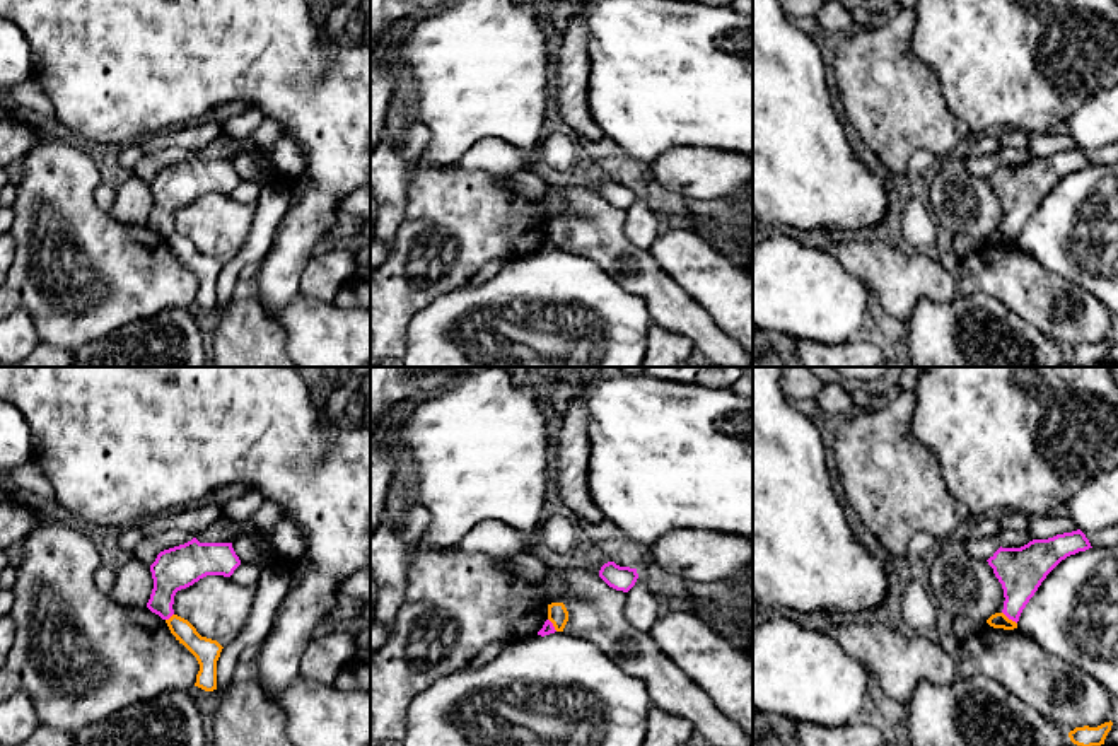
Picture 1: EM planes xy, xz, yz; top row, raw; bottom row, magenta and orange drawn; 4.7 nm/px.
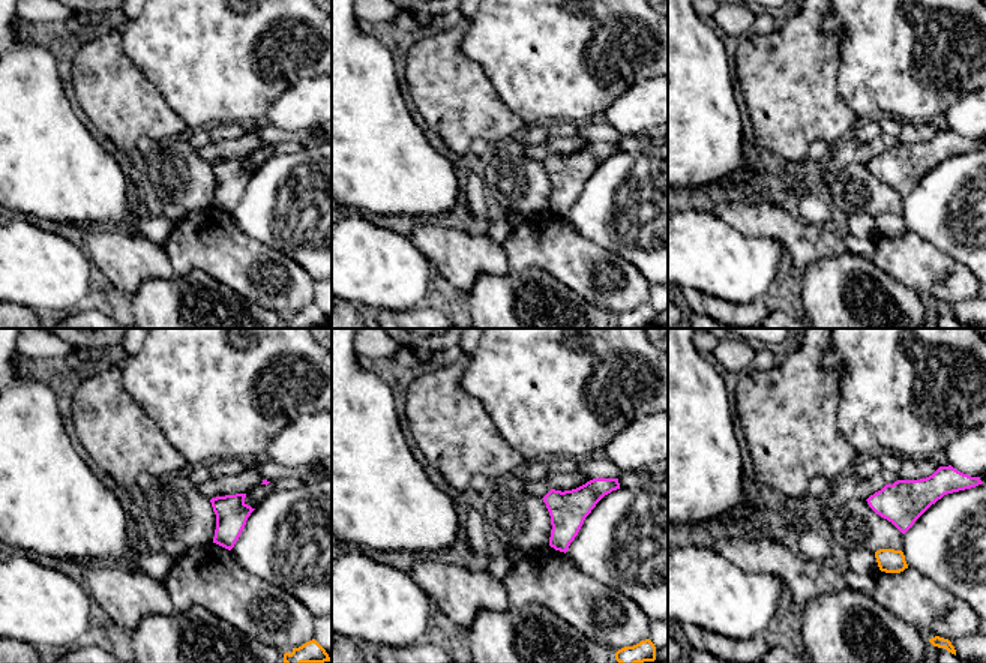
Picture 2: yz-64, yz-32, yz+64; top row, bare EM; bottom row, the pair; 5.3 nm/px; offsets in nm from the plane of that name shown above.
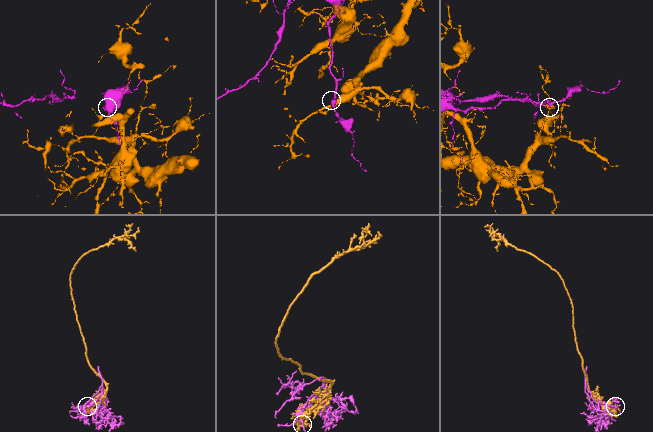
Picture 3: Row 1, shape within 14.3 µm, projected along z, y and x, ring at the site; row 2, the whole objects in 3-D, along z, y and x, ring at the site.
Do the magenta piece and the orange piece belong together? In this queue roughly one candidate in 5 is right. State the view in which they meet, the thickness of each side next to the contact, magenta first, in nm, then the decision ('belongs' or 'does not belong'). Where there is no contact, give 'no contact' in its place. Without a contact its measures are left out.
yz | 220/80 nm | does not belong

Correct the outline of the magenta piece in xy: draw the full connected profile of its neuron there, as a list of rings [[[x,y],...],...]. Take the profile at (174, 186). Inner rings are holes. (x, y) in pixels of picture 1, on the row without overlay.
[[[191,159],[164,167],[150,183],[154,207],[147,225],[169,237],[178,208],[186,207],[207,193],[230,195],[241,183],[232,160]]]

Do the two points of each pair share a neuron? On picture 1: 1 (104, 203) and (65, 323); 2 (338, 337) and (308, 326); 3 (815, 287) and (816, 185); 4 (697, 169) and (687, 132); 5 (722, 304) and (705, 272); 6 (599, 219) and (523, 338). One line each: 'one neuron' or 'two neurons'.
1: two neurons
2: one neuron
3: two neurons
4: two neurons
5: one neuron
6: two neurons

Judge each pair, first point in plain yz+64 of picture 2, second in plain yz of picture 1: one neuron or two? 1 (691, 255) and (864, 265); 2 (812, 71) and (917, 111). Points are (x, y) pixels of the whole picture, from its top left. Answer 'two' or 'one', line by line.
1: two
2: one

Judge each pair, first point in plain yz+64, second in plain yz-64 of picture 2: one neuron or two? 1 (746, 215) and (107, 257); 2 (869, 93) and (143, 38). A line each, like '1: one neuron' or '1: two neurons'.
1: one neuron
2: one neuron

